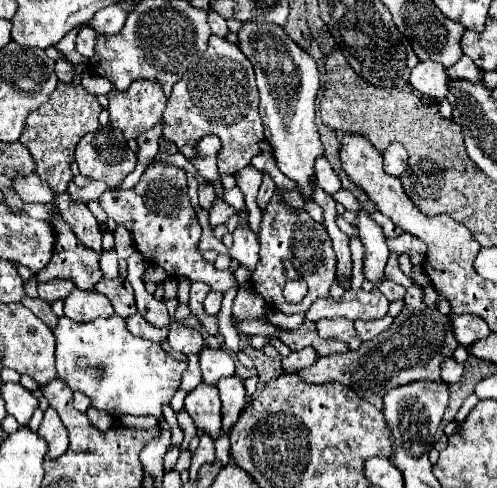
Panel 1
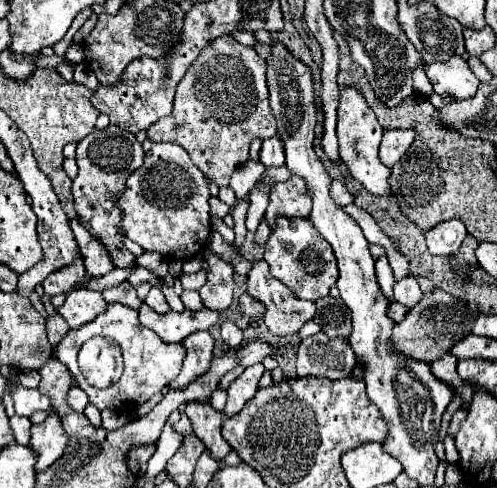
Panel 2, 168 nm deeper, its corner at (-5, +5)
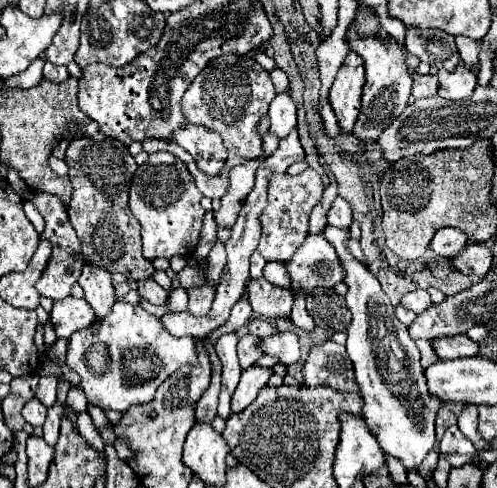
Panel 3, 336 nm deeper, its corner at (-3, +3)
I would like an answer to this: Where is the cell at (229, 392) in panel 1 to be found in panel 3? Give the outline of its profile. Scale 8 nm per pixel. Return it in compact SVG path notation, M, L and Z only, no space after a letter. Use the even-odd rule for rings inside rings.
M252 365L246 371L242 371L240 383L232 395L232 413L246 409L256 399L258 391L268 383L272 373L274 373L272 369L260 365Z

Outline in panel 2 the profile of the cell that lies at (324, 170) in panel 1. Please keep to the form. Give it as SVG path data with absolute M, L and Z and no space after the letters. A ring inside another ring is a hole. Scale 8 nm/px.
M332 181L332 185L330 185L330 195L332 195L332 199L334 199L340 207L344 207L344 205L348 205L348 203L354 201L354 195L346 189L344 181Z

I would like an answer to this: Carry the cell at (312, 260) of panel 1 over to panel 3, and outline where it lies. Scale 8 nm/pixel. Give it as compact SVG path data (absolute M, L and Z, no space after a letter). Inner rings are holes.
M308 235L304 245L294 253L294 257L286 261L286 267L292 277L292 291L304 291L306 295L314 287L334 287L344 279L344 267L340 265L340 257L322 235Z

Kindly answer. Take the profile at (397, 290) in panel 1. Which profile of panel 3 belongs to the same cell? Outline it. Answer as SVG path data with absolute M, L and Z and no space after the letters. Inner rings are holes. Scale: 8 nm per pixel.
M416 289L408 295L404 295L402 299L402 307L414 311L414 313L424 313L424 309L428 309L432 305L430 301L430 293L426 289Z

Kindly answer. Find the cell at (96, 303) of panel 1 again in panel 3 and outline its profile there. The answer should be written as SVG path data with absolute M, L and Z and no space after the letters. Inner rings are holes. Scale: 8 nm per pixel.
M66 297L54 303L50 311L50 321L54 325L56 337L70 339L72 333L82 331L92 323L92 309L88 309L84 299Z

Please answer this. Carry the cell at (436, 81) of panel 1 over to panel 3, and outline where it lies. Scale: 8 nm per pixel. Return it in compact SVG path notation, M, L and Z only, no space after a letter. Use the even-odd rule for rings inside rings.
M458 65L458 69L452 73L438 73L438 79L440 79L438 95L452 101L468 99L476 87L476 75L464 65Z

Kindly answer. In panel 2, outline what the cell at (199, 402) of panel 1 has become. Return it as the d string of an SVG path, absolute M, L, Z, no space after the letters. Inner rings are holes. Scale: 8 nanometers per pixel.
M206 401L186 403L186 415L194 425L194 435L206 445L214 459L222 459L230 453L228 441L222 437L222 413Z

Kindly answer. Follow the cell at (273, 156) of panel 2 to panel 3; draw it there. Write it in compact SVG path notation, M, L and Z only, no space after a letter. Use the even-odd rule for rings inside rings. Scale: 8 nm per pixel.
M280 93L274 97L268 109L268 115L272 123L270 131L280 139L284 137L284 133L288 133L288 129L296 127L296 105L288 93Z

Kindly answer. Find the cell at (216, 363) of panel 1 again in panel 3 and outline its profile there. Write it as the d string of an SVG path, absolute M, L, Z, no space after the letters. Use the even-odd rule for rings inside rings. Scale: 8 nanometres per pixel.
M278 333L276 337L264 339L266 355L278 357L284 365L292 365L300 359L300 343L294 333Z

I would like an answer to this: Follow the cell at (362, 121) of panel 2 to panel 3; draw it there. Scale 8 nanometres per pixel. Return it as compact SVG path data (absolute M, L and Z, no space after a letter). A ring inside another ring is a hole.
M350 51L336 73L334 85L330 87L330 105L338 117L342 131L350 133L360 113L360 93L364 87L364 61L358 53Z

